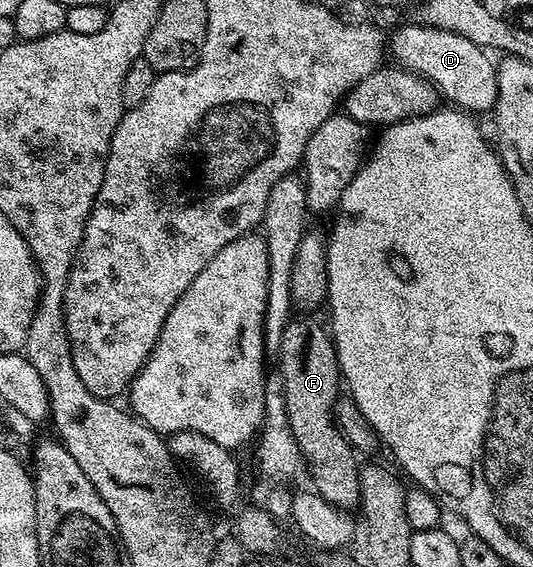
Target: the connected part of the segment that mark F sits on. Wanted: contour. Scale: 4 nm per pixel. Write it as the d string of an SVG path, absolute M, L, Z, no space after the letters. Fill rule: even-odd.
M314 333L306 341L302 357L286 369L286 397L290 400L290 422L288 428L298 450L302 452L305 468L310 468L314 480L313 492L322 496L328 503L345 511L359 504L361 479L360 462L354 458L344 434L334 422L334 400L340 389L340 366L336 360L334 347L329 336ZM327 337L327 338L326 338Z

